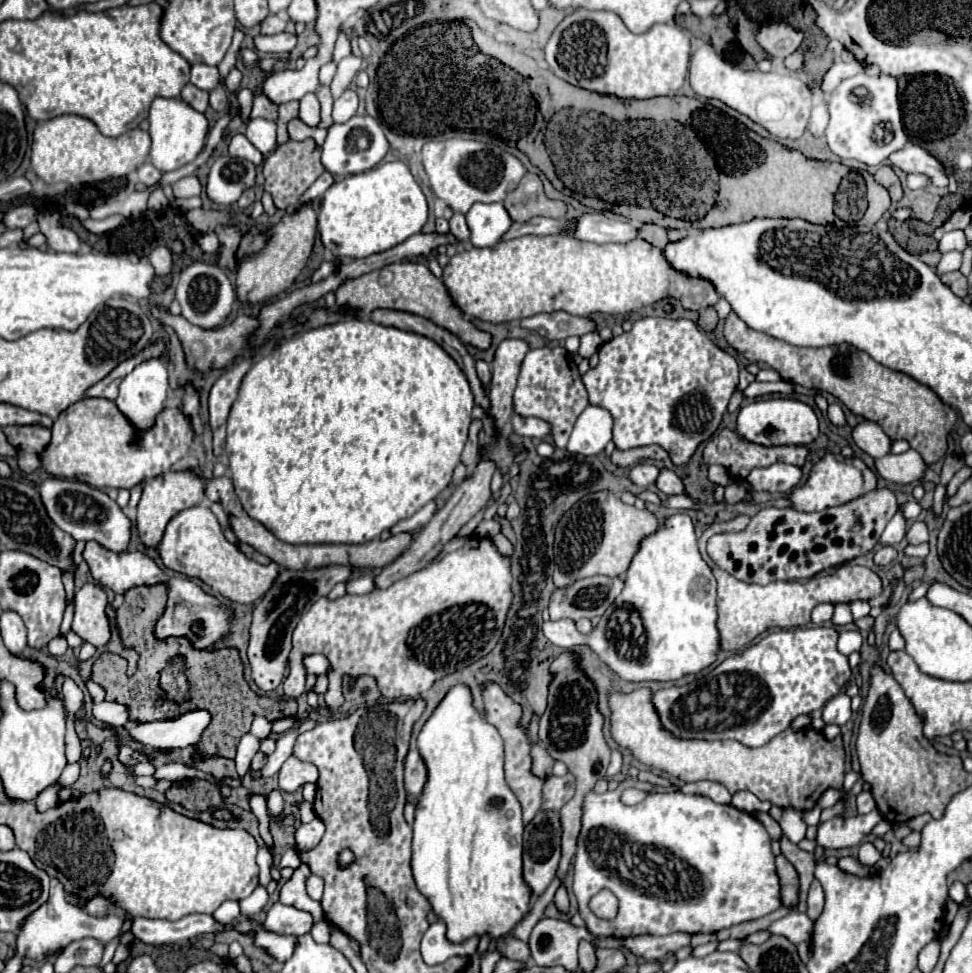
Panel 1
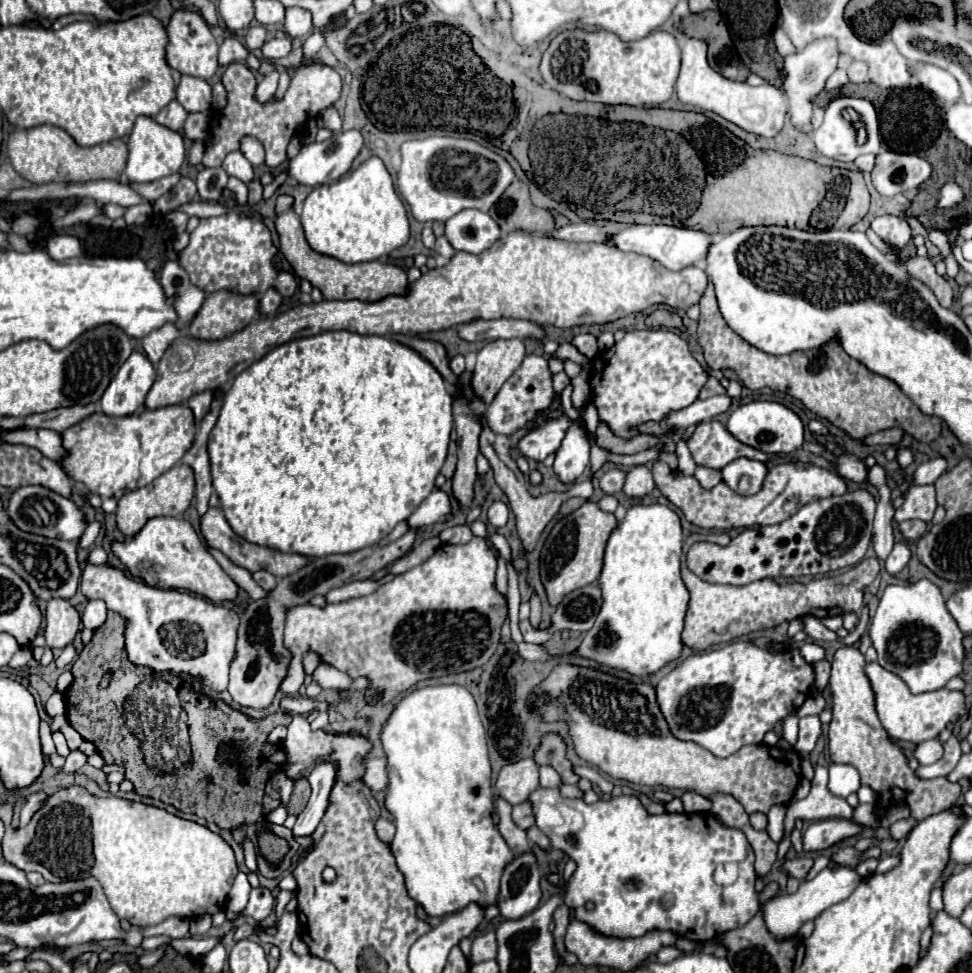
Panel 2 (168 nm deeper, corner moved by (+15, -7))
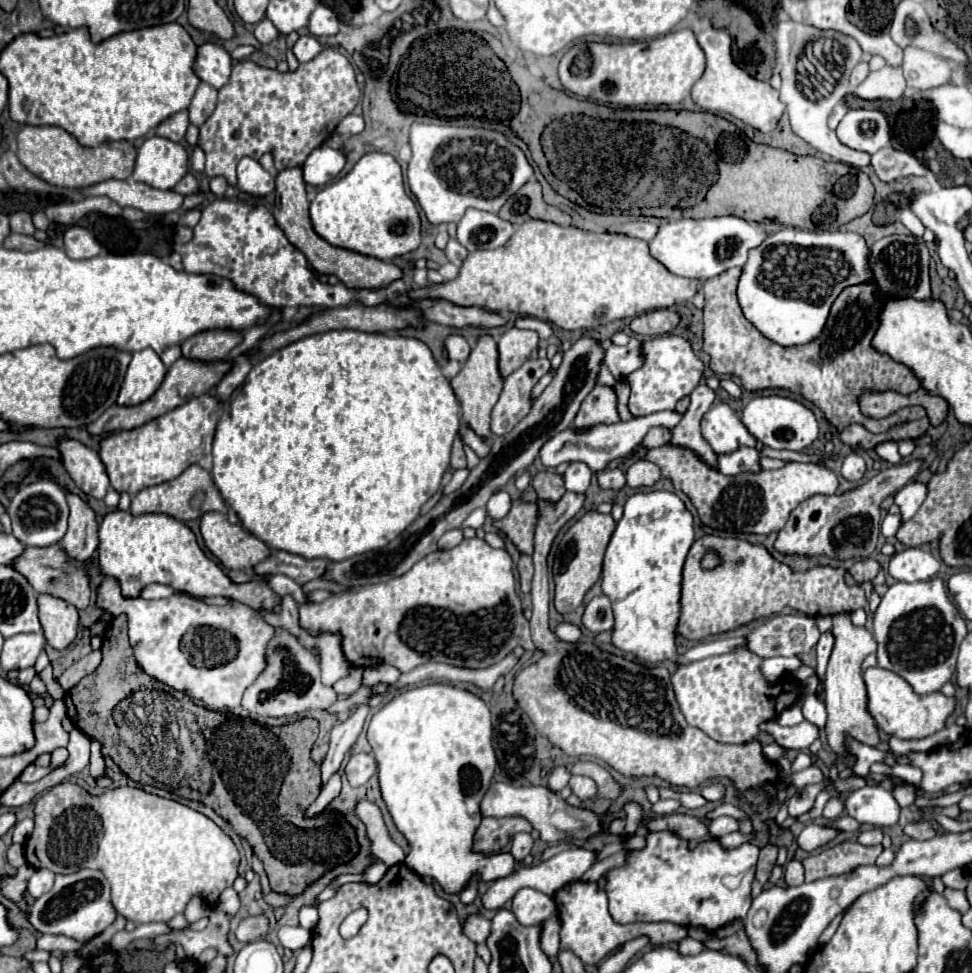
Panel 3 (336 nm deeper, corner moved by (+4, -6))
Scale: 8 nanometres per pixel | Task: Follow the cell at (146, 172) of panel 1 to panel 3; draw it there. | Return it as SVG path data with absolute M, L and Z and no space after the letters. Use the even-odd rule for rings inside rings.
M187 173L175 187L173 187L175 193L181 193L181 195L189 195L193 191L197 191L197 179L193 173Z

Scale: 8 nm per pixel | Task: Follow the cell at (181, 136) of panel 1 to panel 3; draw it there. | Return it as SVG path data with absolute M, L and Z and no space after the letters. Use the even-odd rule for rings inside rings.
M151 135L137 151L133 179L155 189L173 189L189 173L189 155L181 143Z

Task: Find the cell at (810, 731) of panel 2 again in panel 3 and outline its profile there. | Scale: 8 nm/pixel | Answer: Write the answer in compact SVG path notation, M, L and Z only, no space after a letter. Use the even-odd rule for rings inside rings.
M769 721L761 725L761 731L769 733L779 745L793 749L793 751L803 751L815 739L819 739L819 727L809 721L803 721L795 727L781 727L777 721Z

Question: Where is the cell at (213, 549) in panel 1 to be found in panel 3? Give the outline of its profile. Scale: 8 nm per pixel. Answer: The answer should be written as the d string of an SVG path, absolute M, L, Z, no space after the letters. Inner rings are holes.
M125 511L109 513L99 525L99 567L103 575L121 581L125 597L139 597L139 591L145 585L161 583L193 597L223 595L253 609L273 609L273 605L279 601L279 597L261 581L253 581L253 587L233 583L223 567L209 559L197 545L195 533L183 521L163 513L147 513L139 517Z

